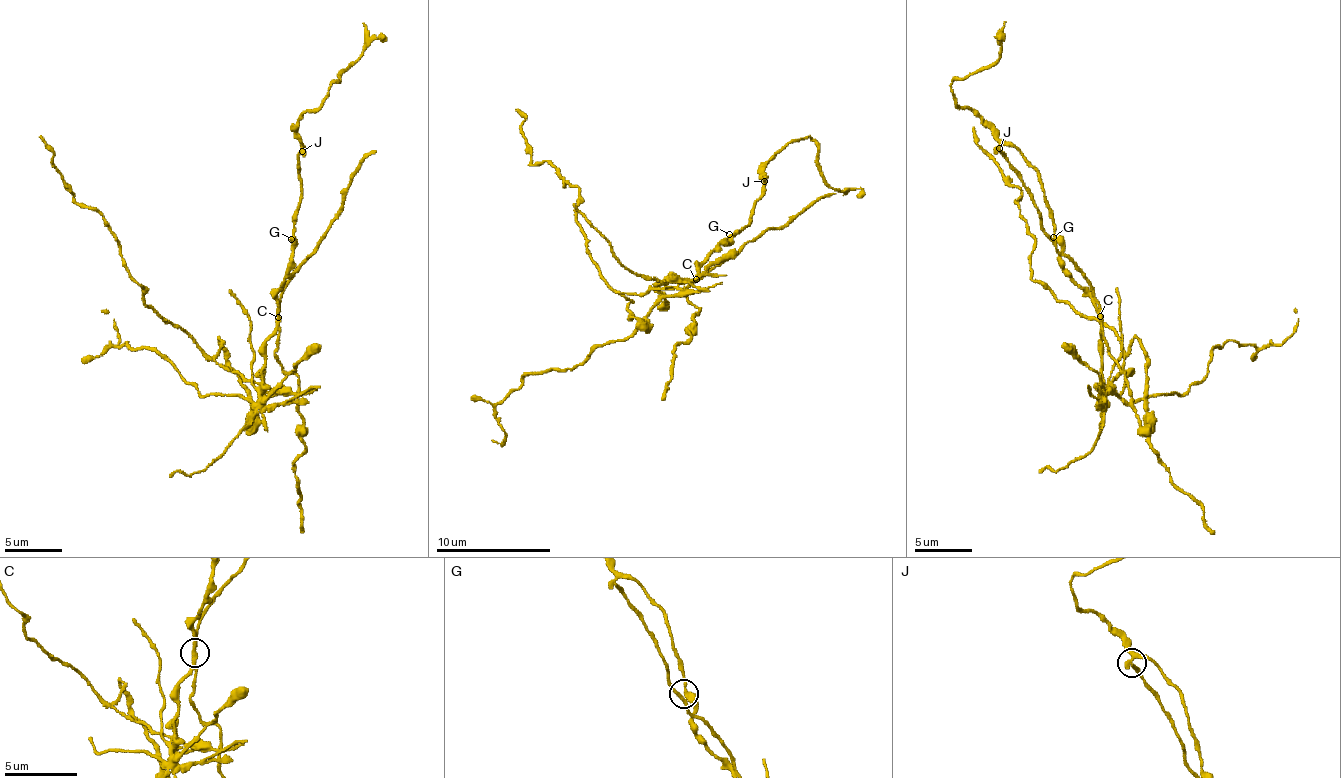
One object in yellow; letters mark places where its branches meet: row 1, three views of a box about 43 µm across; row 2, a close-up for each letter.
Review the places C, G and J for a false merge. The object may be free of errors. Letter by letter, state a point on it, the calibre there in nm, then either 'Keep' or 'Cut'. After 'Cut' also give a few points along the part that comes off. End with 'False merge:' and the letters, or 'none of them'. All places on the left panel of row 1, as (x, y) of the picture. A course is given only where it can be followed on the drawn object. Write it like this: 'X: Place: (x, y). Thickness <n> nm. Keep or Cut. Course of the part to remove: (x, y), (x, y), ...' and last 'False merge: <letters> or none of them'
C: Place: (278, 317). Thickness 280 nm. Cut. Course of the part to remove: (279, 318), (258, 383), (208, 354), (148, 307), (120, 242), (103, 216), (74, 199), (40, 134)
G: Place: (291, 239). Thickness 360 nm. Keep
J: Place: (302, 151). Thickness 300 nm. Keep
False merge: C

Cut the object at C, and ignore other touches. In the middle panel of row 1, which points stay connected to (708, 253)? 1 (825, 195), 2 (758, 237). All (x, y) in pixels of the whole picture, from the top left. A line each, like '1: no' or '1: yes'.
1: no
2: no

